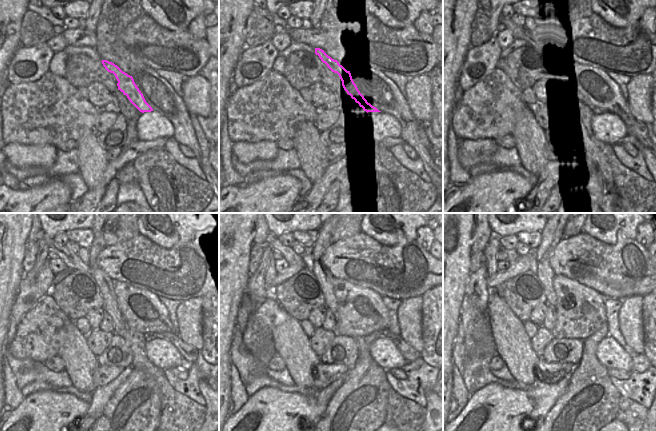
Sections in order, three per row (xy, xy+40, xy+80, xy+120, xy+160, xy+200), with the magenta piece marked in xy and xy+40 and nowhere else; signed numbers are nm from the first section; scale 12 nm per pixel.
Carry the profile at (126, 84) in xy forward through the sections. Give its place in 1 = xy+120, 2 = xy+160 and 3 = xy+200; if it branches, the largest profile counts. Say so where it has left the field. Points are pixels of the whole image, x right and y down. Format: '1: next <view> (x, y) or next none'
1: next xy+120 (189, 353)
2: next xy+160 (409, 353)
3: next xy+200 (630, 351)

